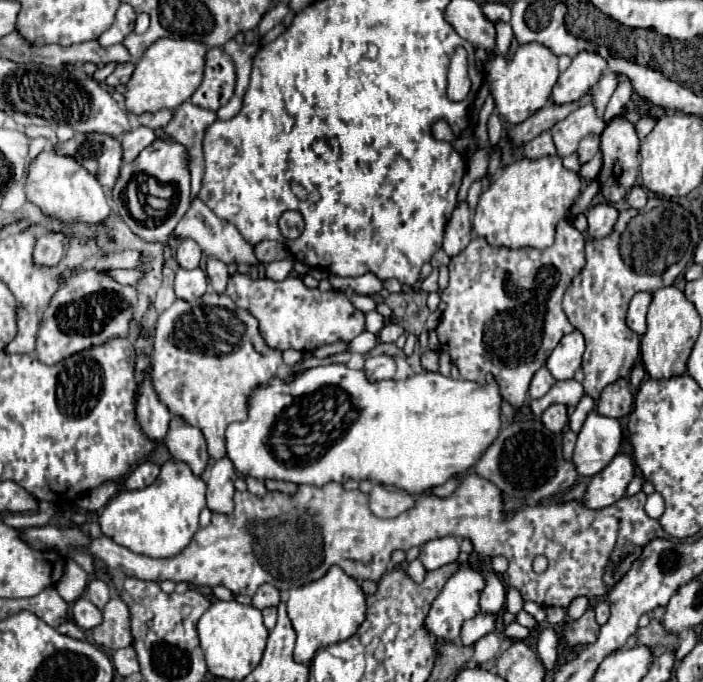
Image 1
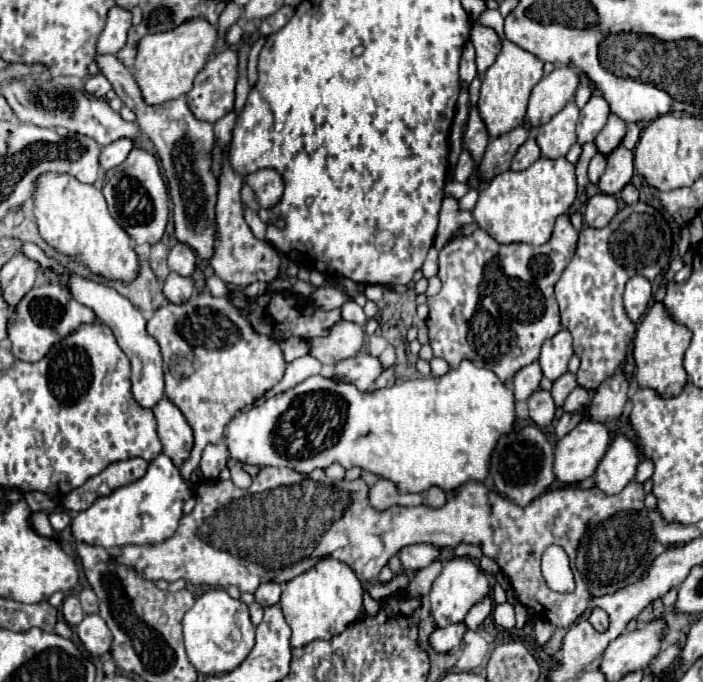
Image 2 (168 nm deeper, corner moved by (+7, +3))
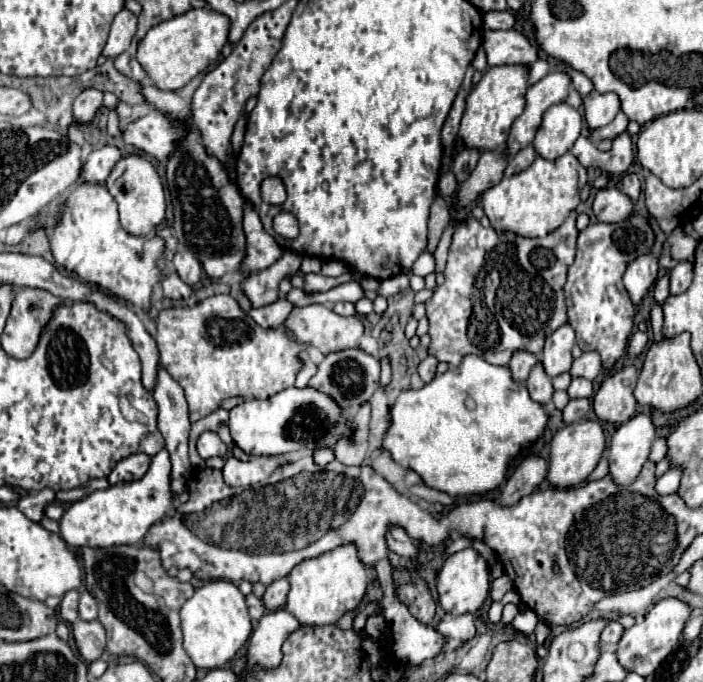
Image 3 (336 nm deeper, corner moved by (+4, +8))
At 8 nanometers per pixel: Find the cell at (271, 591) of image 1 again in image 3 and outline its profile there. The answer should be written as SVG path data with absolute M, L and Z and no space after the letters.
M280 579L280 581L274 581L272 585L268 585L268 587L266 587L266 593L264 593L264 597L262 597L266 609L270 609L270 611L282 609L282 607L286 605L286 595L288 595L288 591L290 591L288 579Z

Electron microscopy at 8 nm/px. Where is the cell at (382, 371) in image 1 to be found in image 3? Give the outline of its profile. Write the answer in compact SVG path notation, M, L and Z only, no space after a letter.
M342 349L338 353L328 353L318 365L316 375L308 381L308 387L334 397L338 407L348 411L350 407L366 403L380 387L380 359L364 353L362 349Z

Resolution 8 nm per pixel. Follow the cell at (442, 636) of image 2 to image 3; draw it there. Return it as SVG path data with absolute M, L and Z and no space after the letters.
M388 559L378 561L376 573L378 573L378 581L380 581L380 587L382 587L382 593L384 593L384 597L382 597L382 601L380 601L382 611L384 611L382 615L384 615L384 619L386 619L386 623L388 623L388 627L390 627L392 653L394 653L396 661L398 661L398 663L404 663L404 665L420 665L420 663L424 663L426 659L436 657L436 655L440 653L440 649L444 647L446 639L444 639L434 627L428 627L428 625L416 621L416 619L410 615L410 611L406 609L406 605L402 605L402 603L396 599L396 595L394 595L394 581L392 581L392 565L390 565Z

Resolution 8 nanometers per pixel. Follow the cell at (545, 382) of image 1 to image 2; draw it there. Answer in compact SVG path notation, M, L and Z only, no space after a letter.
M537 362L521 368L515 376L513 376L513 386L515 386L515 400L527 400L537 388L539 382L543 378L543 372L539 368Z

